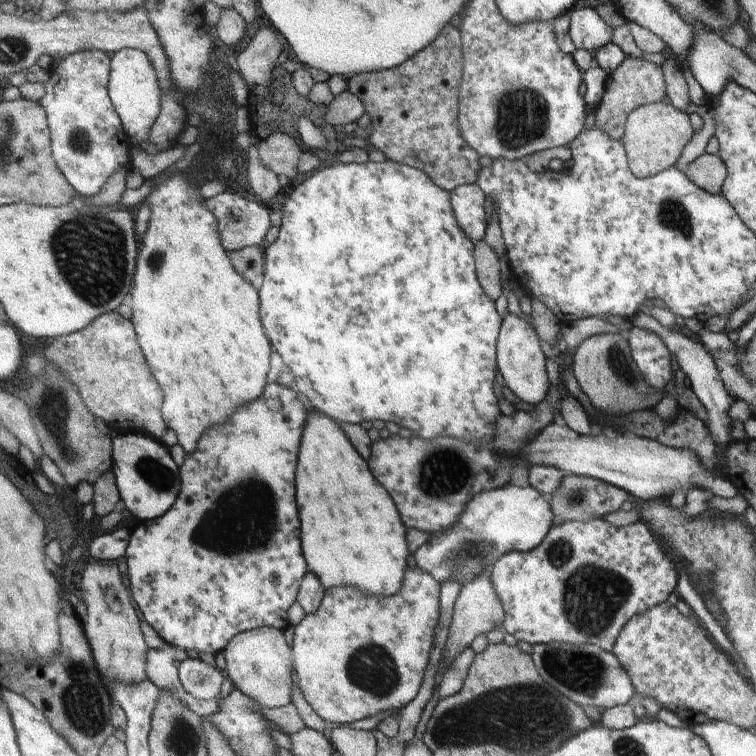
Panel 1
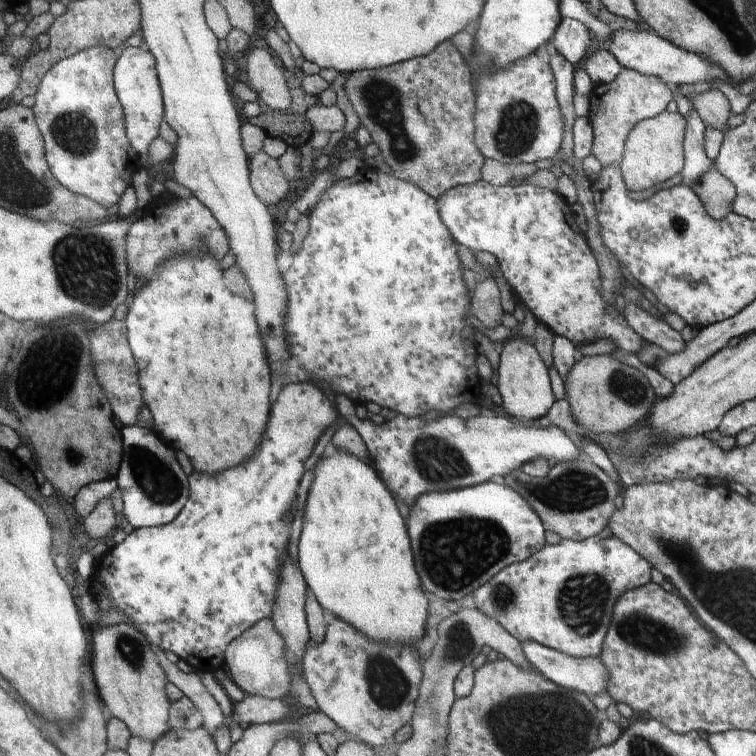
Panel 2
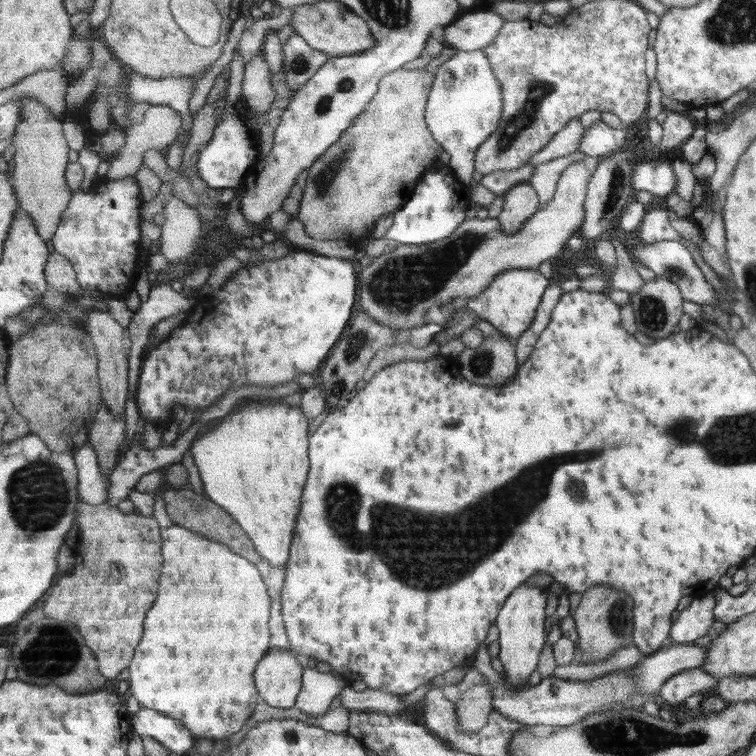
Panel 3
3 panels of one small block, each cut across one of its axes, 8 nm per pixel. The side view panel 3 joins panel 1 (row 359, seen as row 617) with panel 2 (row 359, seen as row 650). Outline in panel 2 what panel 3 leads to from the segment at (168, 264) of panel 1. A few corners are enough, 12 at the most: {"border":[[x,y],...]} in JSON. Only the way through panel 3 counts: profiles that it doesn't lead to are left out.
{"border":[[181,256],[130,304],[159,434],[217,476],[272,419],[254,302]]}

